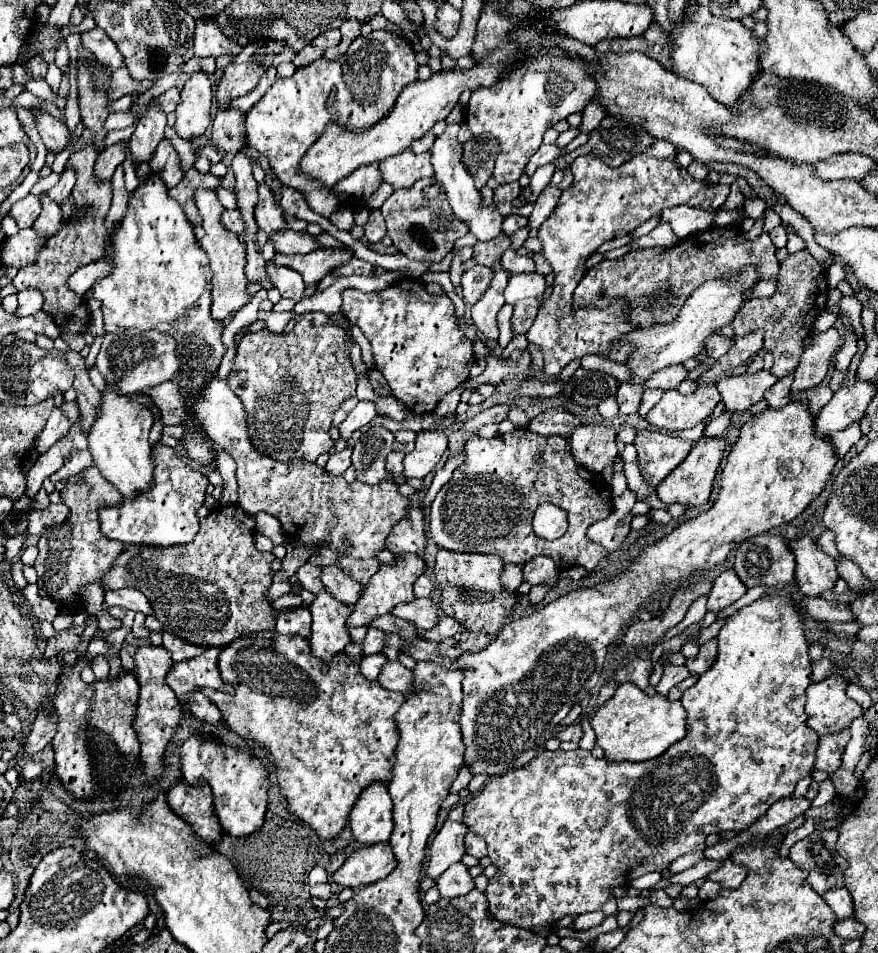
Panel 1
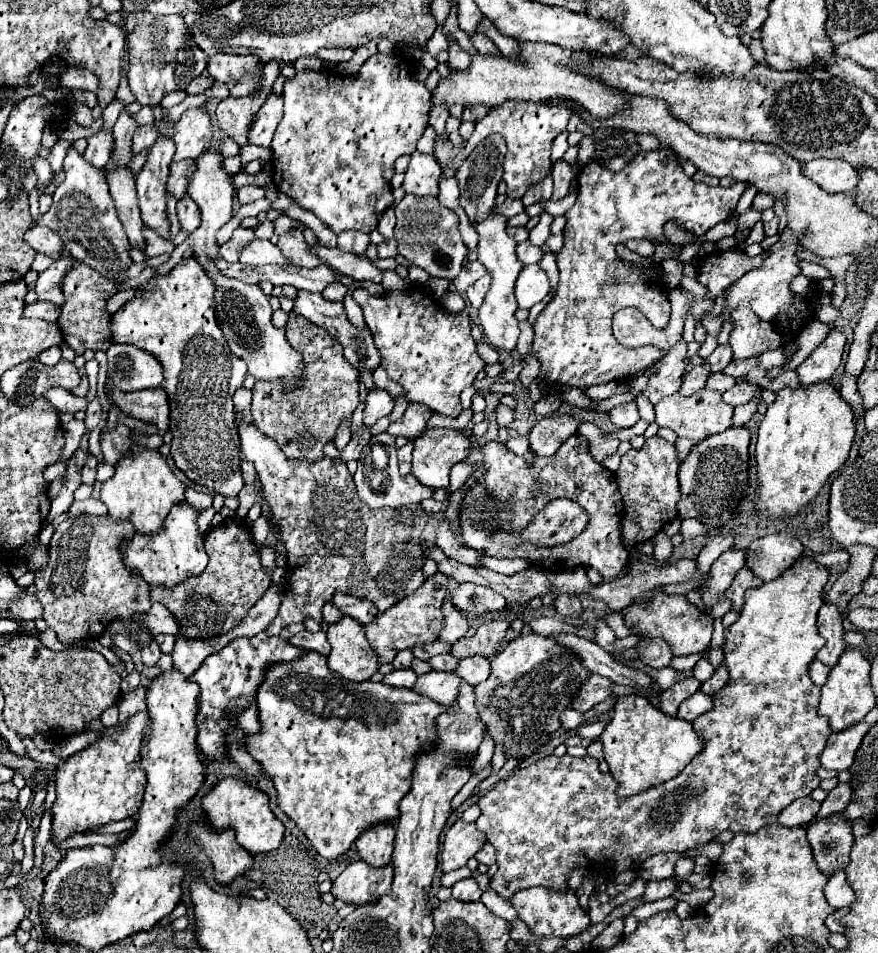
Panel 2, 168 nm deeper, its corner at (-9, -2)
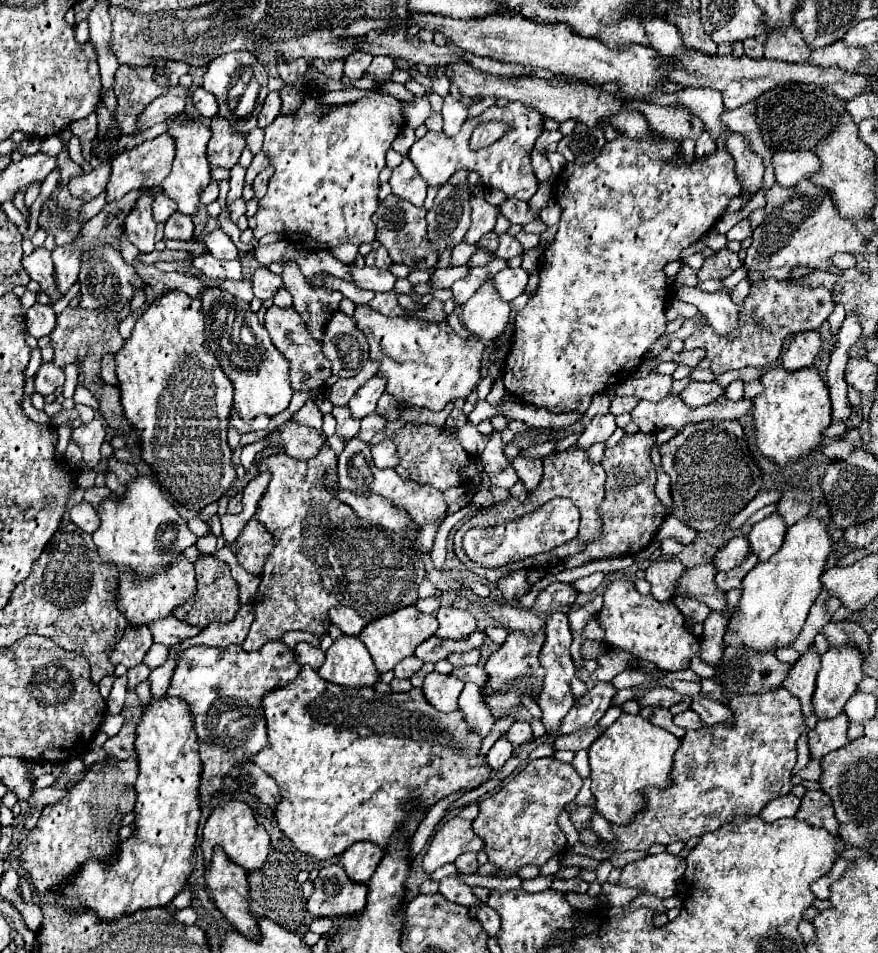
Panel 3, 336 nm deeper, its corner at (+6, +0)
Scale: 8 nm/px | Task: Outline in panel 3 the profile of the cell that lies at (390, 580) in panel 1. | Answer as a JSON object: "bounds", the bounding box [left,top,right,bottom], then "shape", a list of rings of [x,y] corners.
{"bounds":[360,605,438,673],"shape":[[[410,605],[408,609],[400,609],[388,617],[376,619],[370,625],[366,625],[364,633],[360,633],[360,641],[370,651],[378,673],[386,673],[392,671],[396,663],[400,663],[402,659],[414,655],[414,649],[426,639],[430,639],[436,633],[436,629],[438,629],[438,621],[434,615],[424,615],[414,605]]]}

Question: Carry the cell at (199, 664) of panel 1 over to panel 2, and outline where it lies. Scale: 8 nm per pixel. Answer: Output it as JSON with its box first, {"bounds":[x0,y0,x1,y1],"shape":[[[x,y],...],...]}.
{"bounds":[193,631,303,757],"shape":[[[261,631],[255,637],[237,637],[219,653],[209,655],[201,667],[193,673],[193,681],[199,685],[197,697],[197,745],[209,757],[223,757],[225,755],[225,735],[239,727],[243,733],[259,731],[257,721],[257,707],[255,707],[255,687],[259,687],[263,679],[263,671],[267,663],[277,661],[291,661],[299,657],[303,649],[291,645],[287,639],[279,635],[267,635]]]}

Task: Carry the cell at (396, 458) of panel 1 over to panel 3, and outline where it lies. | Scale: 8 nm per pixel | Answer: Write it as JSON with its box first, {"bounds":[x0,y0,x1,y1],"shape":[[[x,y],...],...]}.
{"bounds":[372,439,398,469],"shape":[[[386,439],[380,441],[378,445],[372,447],[372,461],[378,469],[388,469],[388,467],[396,467],[398,465],[398,455],[396,455],[396,445]]]}

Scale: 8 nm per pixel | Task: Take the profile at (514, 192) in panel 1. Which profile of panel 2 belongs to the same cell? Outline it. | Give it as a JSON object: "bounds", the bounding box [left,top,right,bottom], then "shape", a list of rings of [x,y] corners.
{"bounds":[497,199,525,217],"shape":[[[505,199],[505,203],[501,203],[501,205],[497,207],[497,211],[503,213],[505,217],[513,217],[513,215],[521,213],[523,209],[525,209],[525,207],[523,207],[521,199]]]}

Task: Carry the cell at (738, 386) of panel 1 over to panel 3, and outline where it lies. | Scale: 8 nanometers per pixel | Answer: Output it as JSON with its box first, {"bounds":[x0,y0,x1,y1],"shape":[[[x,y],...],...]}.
{"bounds":[678,381,724,407],"shape":[[[694,381],[678,397],[686,405],[690,405],[690,407],[702,407],[702,405],[712,403],[722,393],[724,393],[722,387],[716,385],[716,383],[700,383],[700,381]]]}

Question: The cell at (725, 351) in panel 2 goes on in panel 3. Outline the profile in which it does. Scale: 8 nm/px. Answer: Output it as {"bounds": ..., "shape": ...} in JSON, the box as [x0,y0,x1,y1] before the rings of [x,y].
{"bounds":[660,349,704,367],"shape":[[[692,349],[692,351],[682,351],[682,353],[668,353],[664,351],[660,361],[674,361],[676,365],[686,365],[686,367],[698,367],[698,363],[704,359],[704,349]]]}

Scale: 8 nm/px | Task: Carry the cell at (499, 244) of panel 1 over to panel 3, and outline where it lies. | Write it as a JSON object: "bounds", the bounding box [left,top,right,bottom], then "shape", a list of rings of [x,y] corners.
{"bounds":[428,265,468,289],"shape":[[[460,265],[460,267],[448,267],[448,269],[436,269],[430,277],[428,287],[430,289],[448,289],[452,287],[454,281],[464,279],[468,275],[468,265]]]}

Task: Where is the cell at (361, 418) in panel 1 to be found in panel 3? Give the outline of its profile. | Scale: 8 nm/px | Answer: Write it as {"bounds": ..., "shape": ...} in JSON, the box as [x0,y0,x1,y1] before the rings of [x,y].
{"bounds":[350,375,386,419],"shape":[[[374,375],[370,377],[370,381],[366,381],[356,393],[354,397],[350,399],[350,411],[352,411],[352,417],[356,419],[362,419],[366,415],[370,415],[374,409],[376,409],[376,401],[380,399],[380,395],[384,393],[384,387],[386,387],[386,379],[380,377],[380,375]]]}

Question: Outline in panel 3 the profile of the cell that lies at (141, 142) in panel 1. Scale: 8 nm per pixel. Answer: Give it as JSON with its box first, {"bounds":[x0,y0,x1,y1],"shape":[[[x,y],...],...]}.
{"bounds":[126,195,156,253],"shape":[[[142,195],[126,219],[126,237],[140,253],[154,251],[154,235],[156,235],[156,221],[152,217],[152,197]]]}

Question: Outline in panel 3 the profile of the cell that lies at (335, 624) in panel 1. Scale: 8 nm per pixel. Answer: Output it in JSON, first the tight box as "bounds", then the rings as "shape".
{"bounds":[318,637,378,687],"shape":[[[340,637],[326,651],[326,661],[318,675],[342,687],[374,687],[378,673],[374,661],[358,637]]]}

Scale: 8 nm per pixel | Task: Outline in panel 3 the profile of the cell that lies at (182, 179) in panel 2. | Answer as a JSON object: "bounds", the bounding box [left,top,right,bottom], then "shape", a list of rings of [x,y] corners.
{"bounds":[154,193,178,223],"shape":[[[160,193],[156,199],[154,199],[154,219],[158,223],[166,223],[170,219],[170,215],[174,215],[178,209],[176,209],[176,203],[172,199],[168,199],[164,193]]]}

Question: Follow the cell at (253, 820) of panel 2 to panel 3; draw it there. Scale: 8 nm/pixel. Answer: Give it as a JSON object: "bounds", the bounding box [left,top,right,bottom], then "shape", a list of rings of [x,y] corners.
{"bounds":[200,799,270,873],"shape":[[[222,799],[204,825],[204,835],[202,835],[200,847],[204,853],[206,865],[210,865],[210,861],[212,861],[214,847],[222,847],[230,861],[234,861],[236,865],[240,865],[242,869],[246,869],[250,873],[264,865],[266,855],[268,855],[268,845],[270,845],[270,837],[268,837],[266,829],[256,823],[252,809],[242,801],[224,801]]]}

